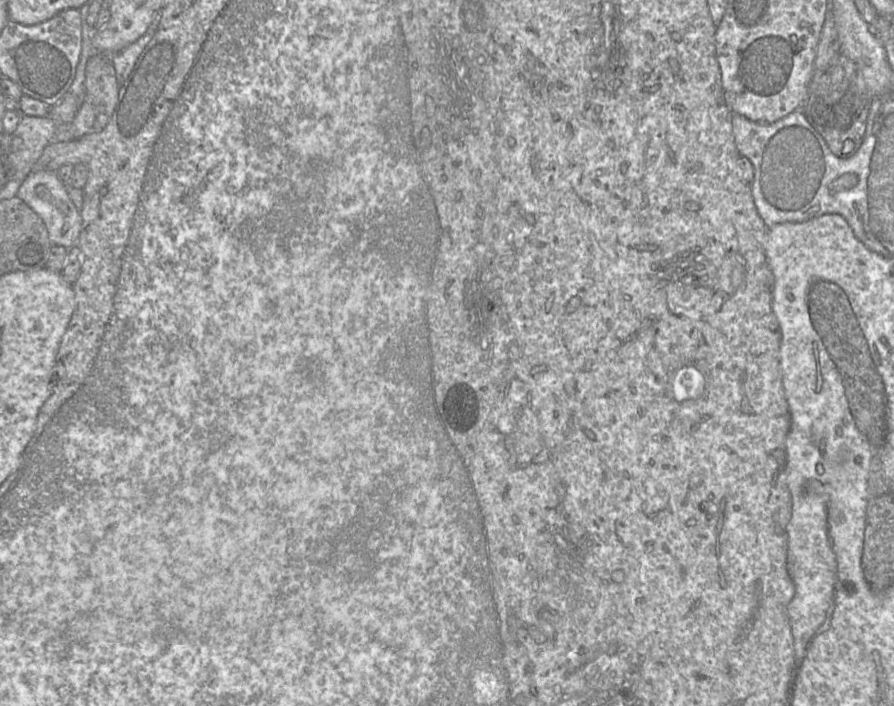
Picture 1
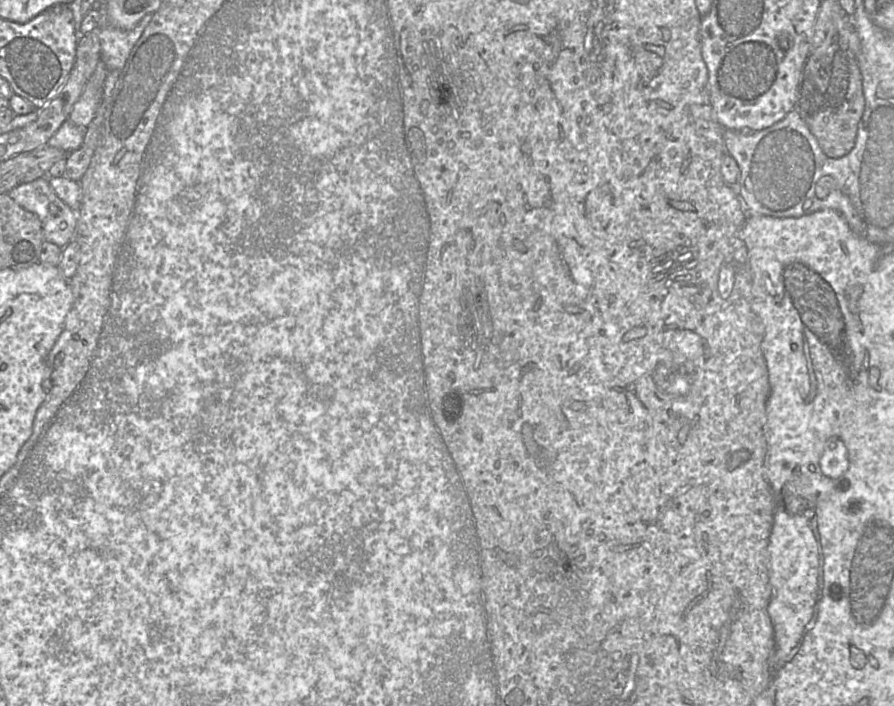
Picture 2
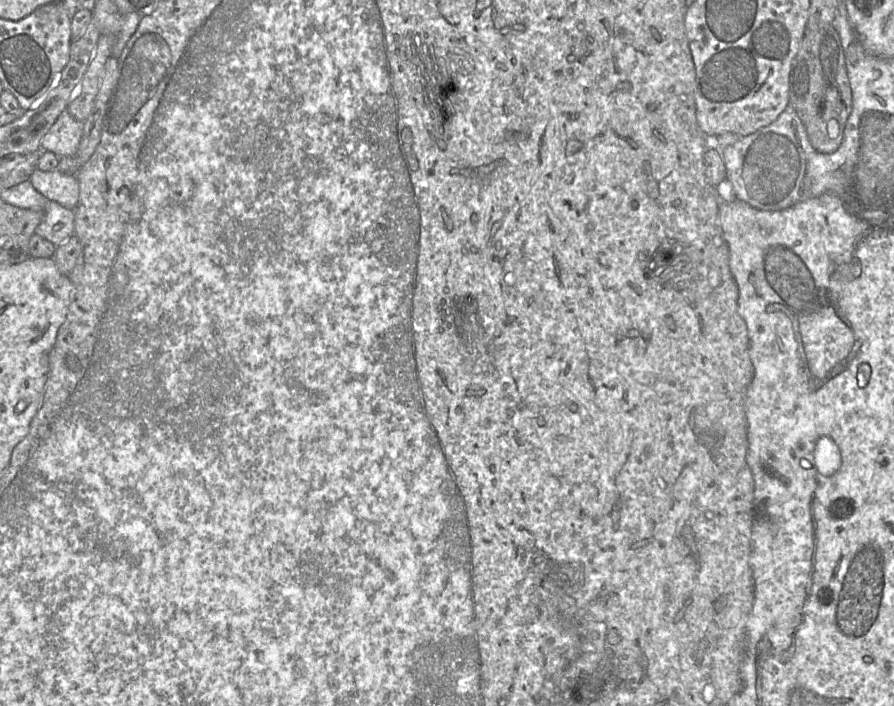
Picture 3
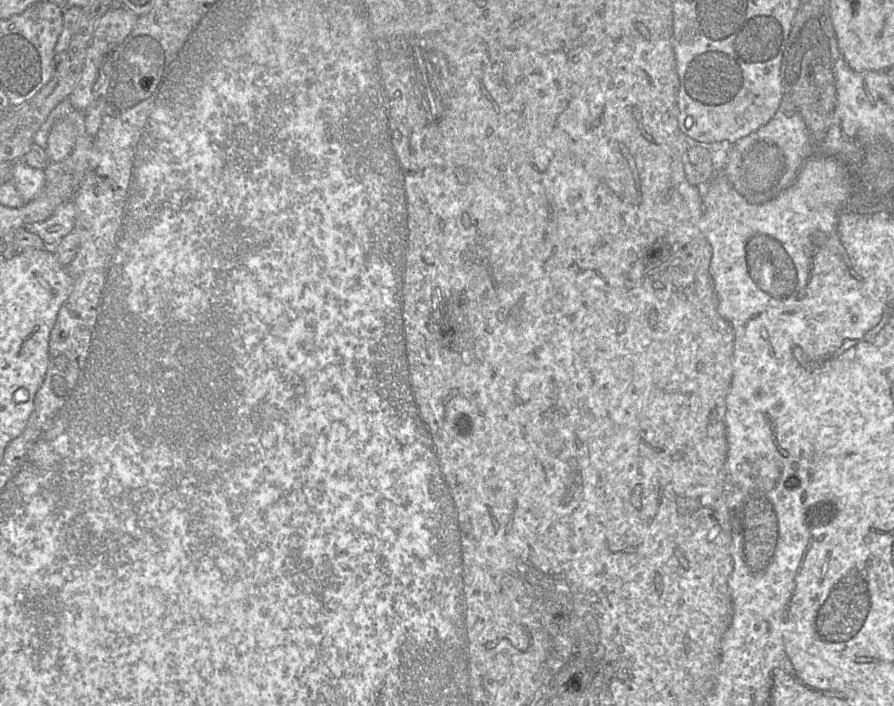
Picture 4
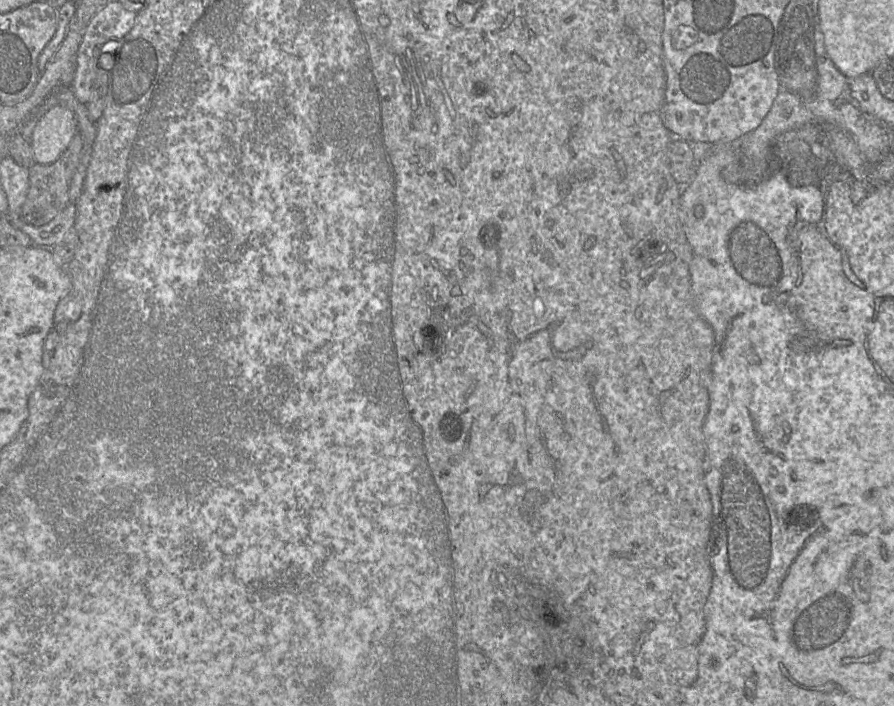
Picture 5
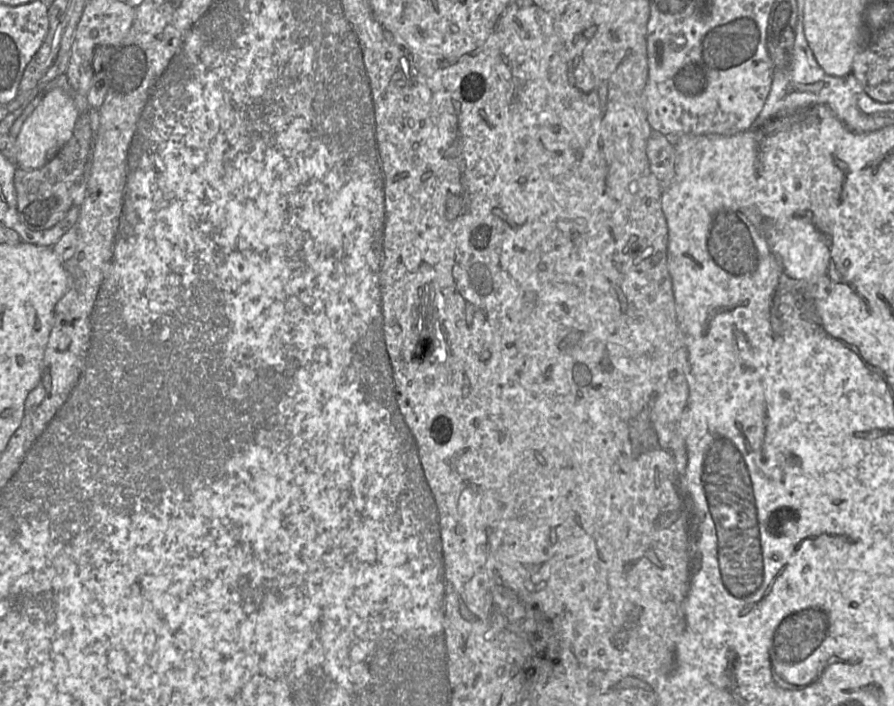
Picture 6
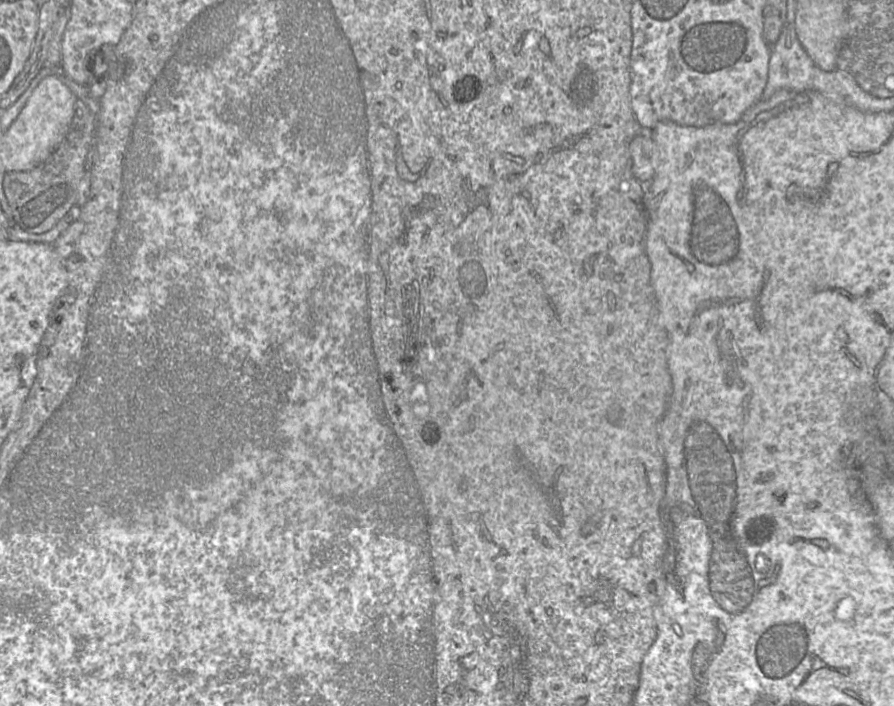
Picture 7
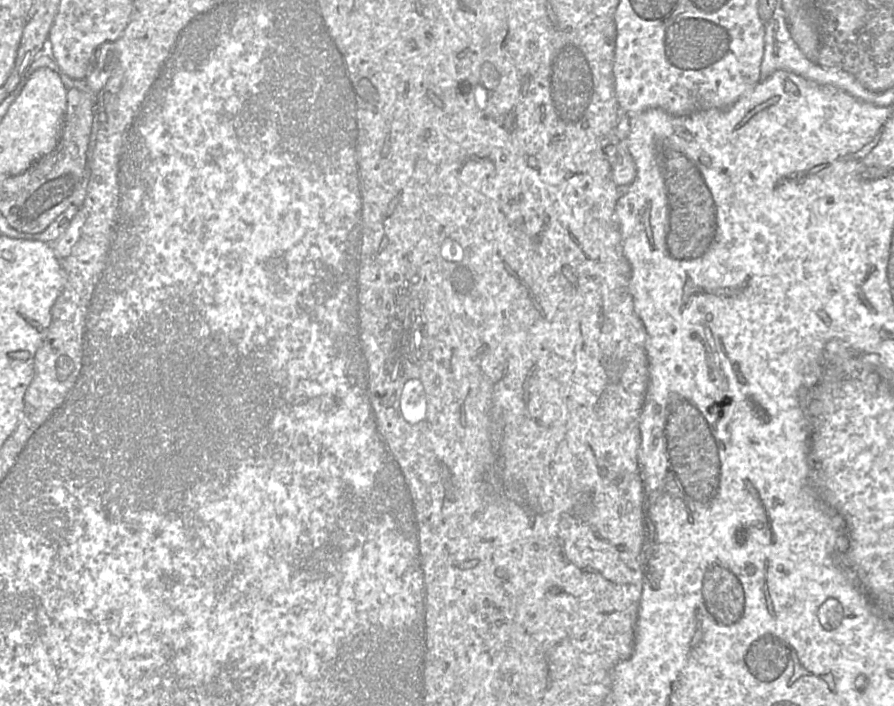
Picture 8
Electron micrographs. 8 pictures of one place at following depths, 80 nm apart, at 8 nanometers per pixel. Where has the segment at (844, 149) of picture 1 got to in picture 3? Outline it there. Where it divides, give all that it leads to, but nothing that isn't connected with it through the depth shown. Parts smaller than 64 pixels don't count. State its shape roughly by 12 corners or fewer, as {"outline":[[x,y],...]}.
{"outline":[[807,21],[789,99],[813,148],[843,141],[852,92],[839,34]]}

